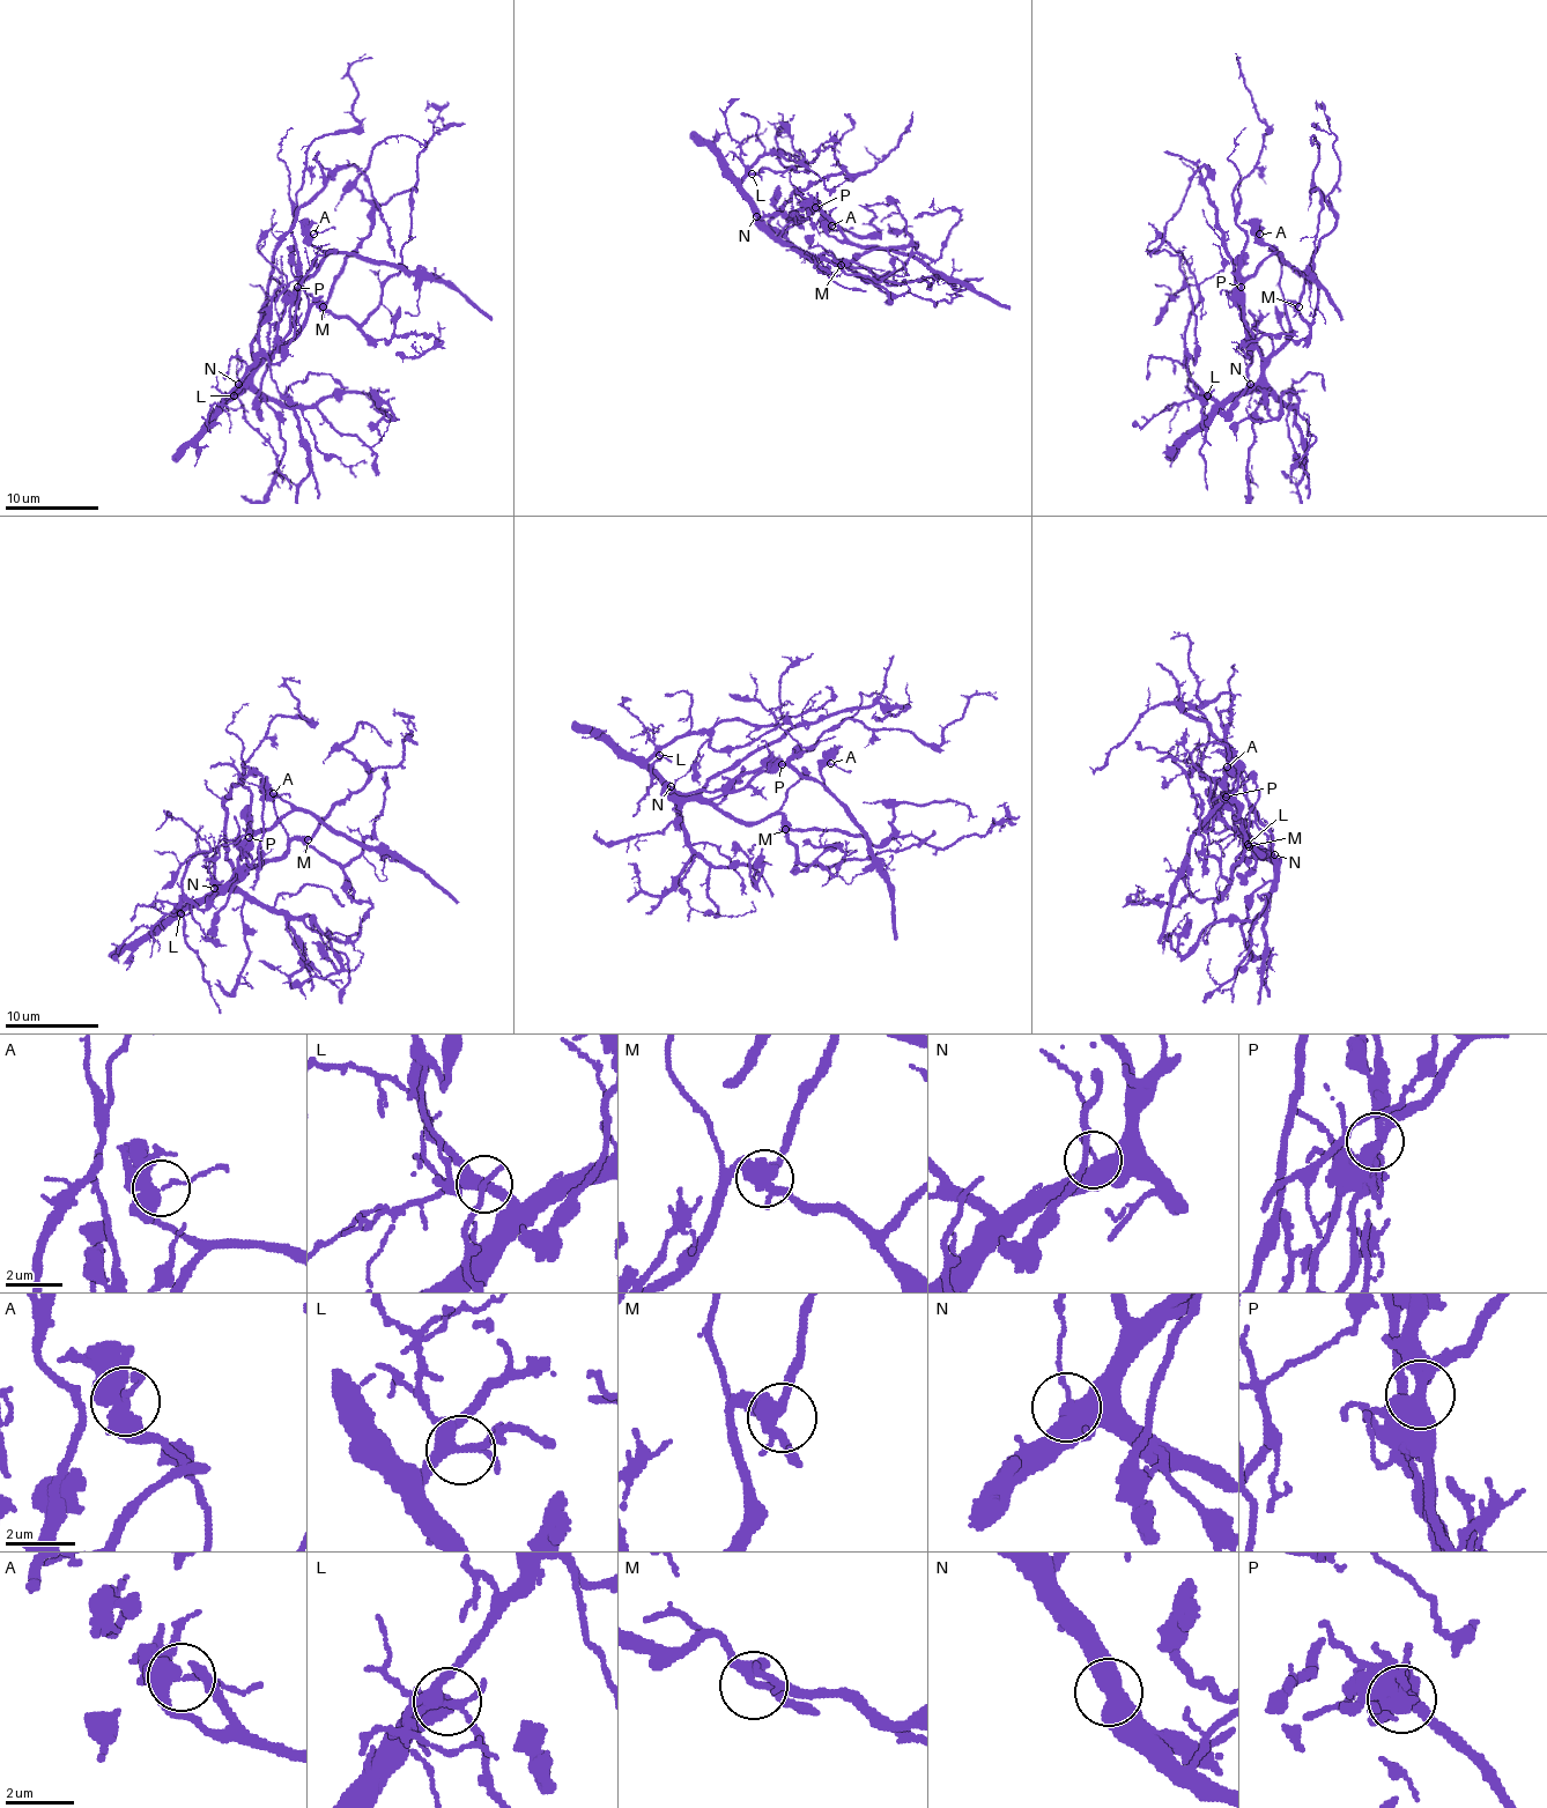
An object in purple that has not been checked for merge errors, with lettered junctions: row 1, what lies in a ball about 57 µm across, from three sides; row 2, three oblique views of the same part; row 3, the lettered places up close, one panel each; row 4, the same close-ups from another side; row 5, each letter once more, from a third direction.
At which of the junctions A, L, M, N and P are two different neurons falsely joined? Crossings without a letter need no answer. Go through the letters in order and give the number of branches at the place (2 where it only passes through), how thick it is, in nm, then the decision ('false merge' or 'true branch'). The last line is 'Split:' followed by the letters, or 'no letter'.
A: 3 branches meet; 280 nm thick; true branch
L: 5 branches meet; 360 nm thick; true branch
M: 4 branches meet; 360 nm thick; true branch
N: 3 branches meet; 380 nm thick; true branch
P: 3 branches meet; 400 nm thick; false merge
Split: P

